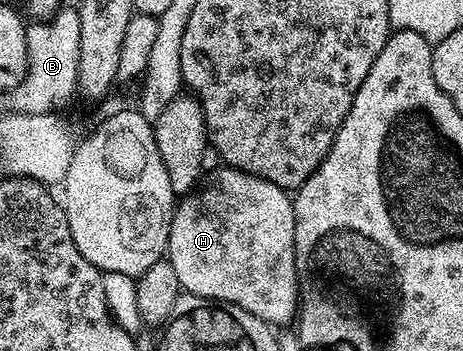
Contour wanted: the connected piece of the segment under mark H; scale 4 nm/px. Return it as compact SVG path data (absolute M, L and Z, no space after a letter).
M224 169L220 175L220 187L208 187L201 193L200 199L184 197L179 200L172 217L172 228L169 230L169 241L166 252L168 262L174 265L174 273L178 273L178 281L181 288L187 294L197 295L203 299L214 299L221 303L233 303L242 309L246 309L254 317L258 317L264 323L277 325L276 323L288 323L298 315L298 288L296 286L296 209L294 199L285 188L274 185L265 179L259 179L257 175L248 175L245 171L233 171Z

